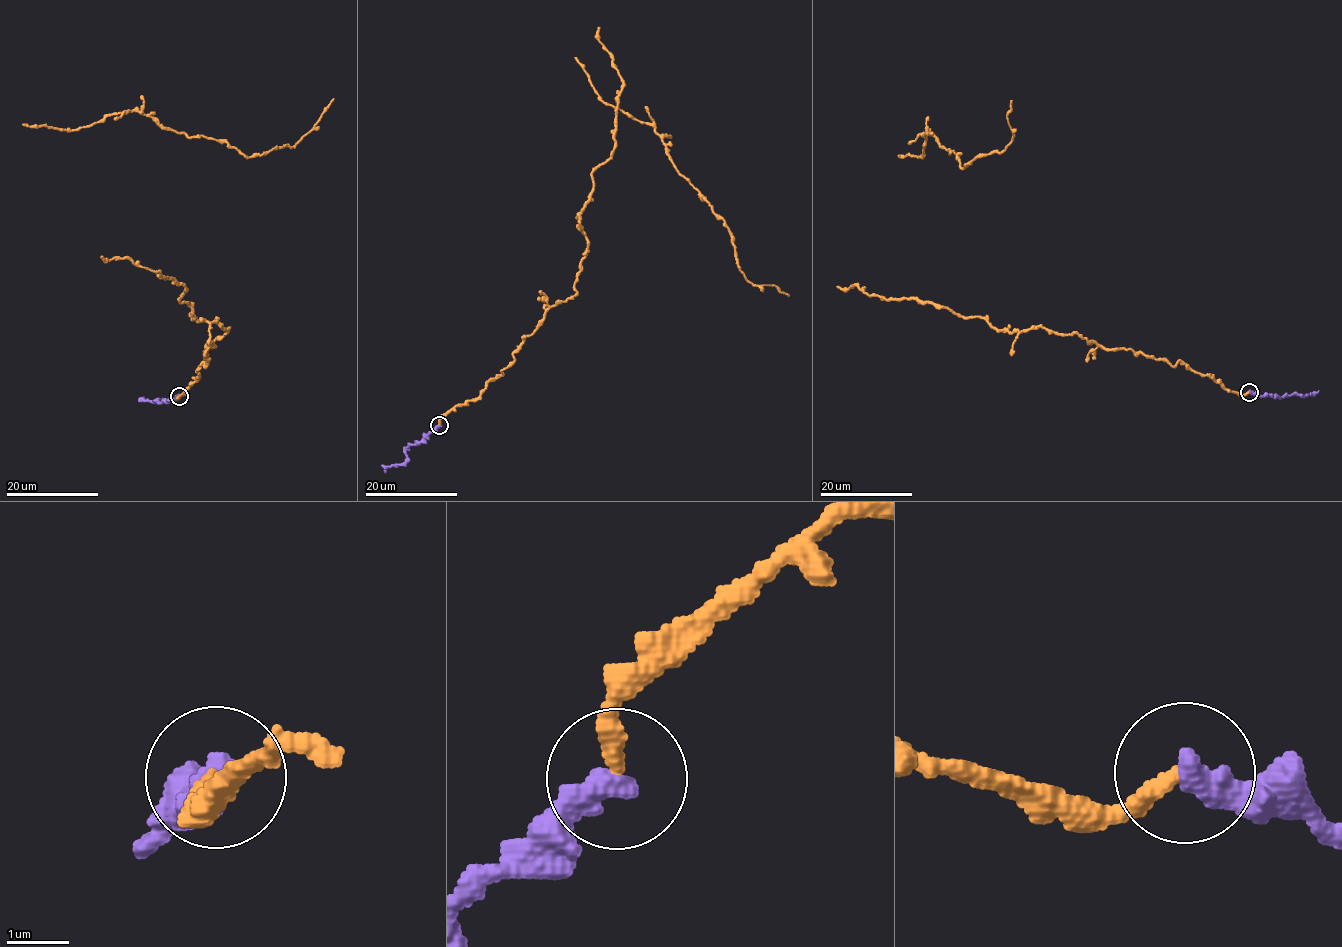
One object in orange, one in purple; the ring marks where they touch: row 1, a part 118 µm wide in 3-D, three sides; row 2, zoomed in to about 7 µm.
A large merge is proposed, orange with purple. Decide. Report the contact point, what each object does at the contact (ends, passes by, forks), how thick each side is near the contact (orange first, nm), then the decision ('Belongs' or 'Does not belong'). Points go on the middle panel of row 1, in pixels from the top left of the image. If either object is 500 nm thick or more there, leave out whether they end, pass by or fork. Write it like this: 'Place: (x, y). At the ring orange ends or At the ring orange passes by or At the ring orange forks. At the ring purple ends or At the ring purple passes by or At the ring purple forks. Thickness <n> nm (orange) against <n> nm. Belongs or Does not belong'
Place: (439, 425). At the ring orange ends. At the ring purple ends. Thickness 300 nm (orange) against 440 nm. Belongs

